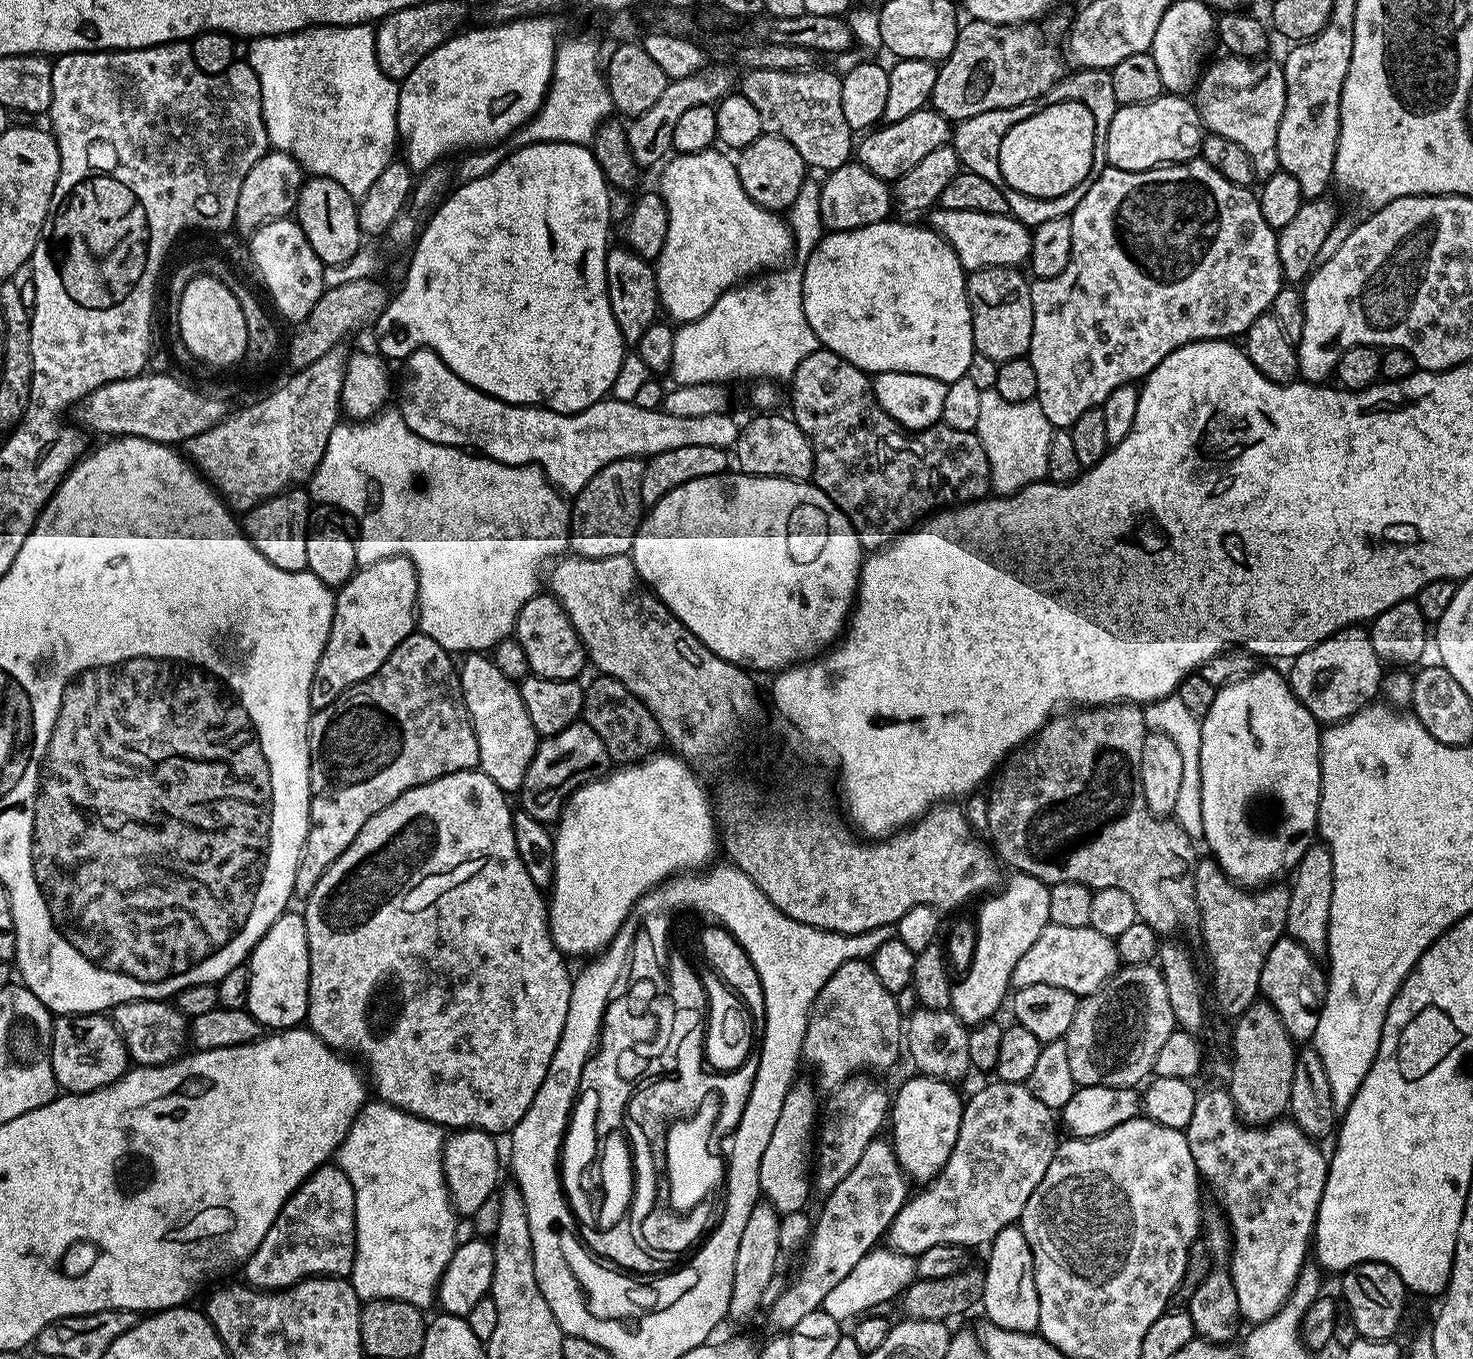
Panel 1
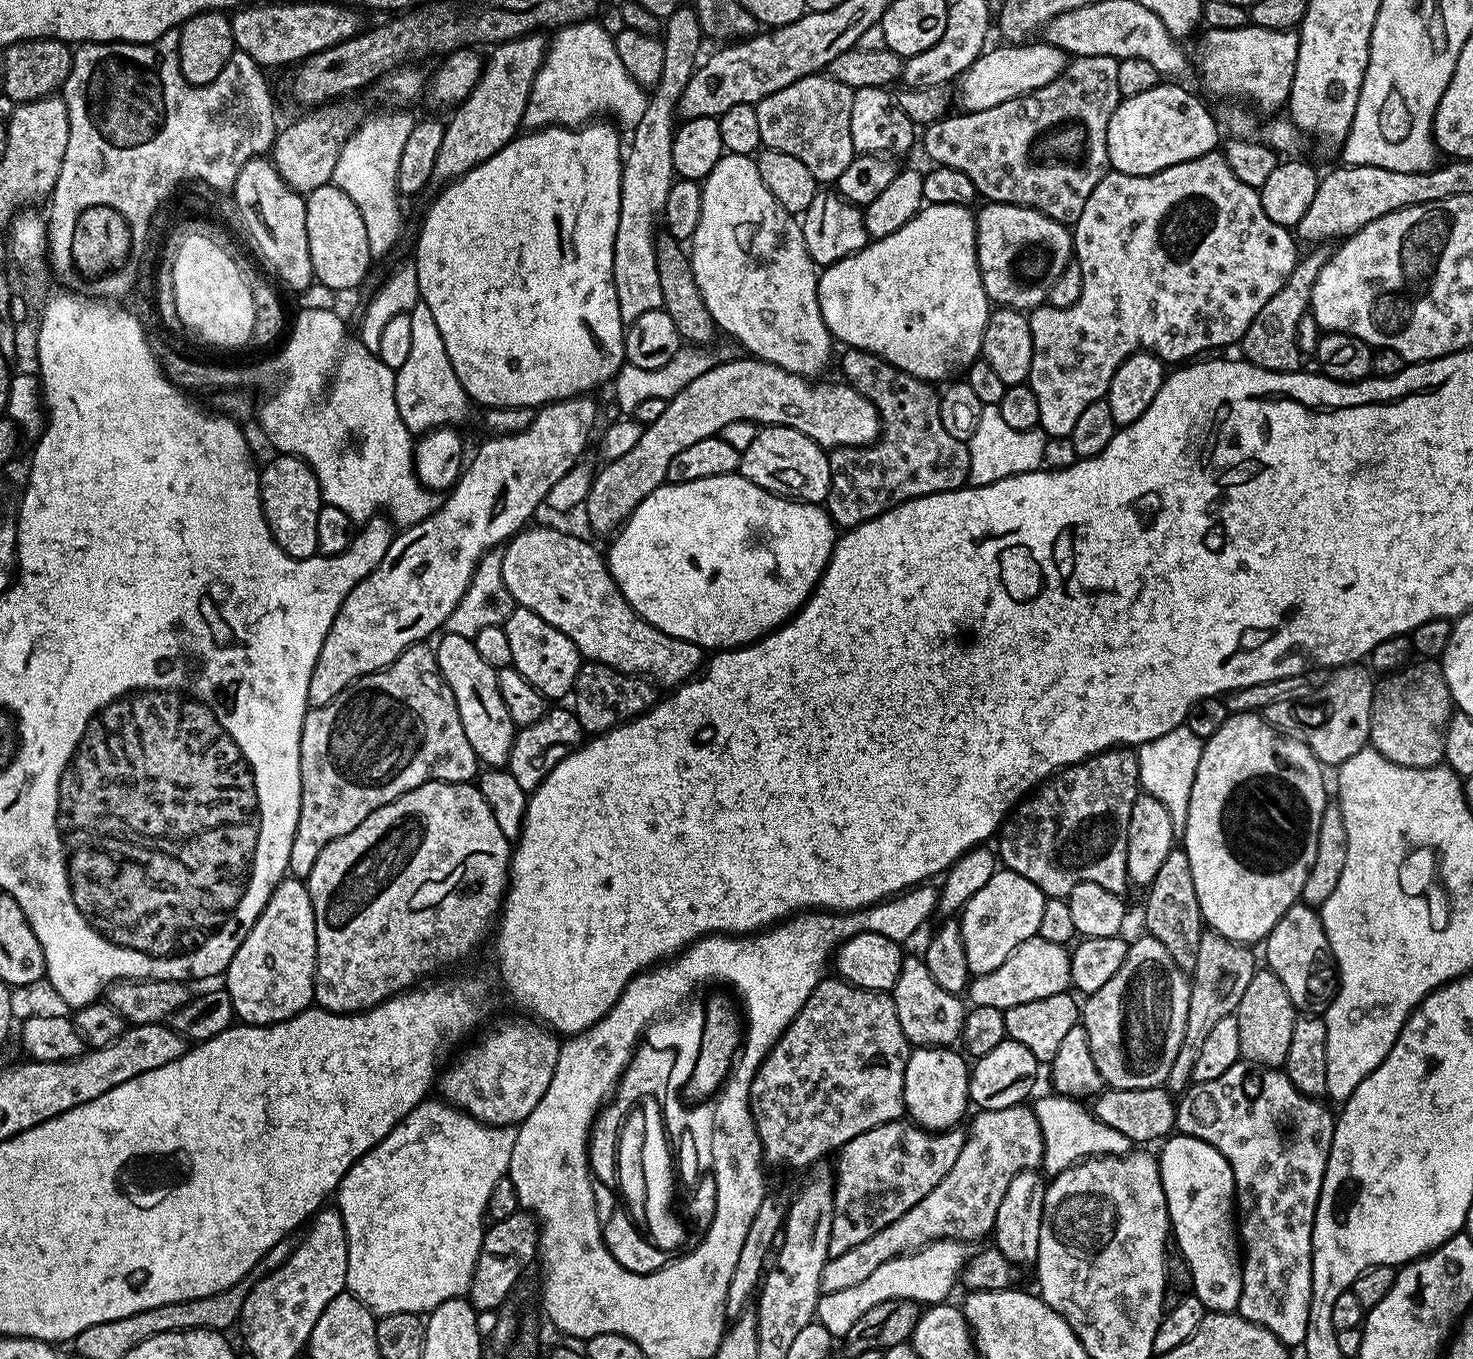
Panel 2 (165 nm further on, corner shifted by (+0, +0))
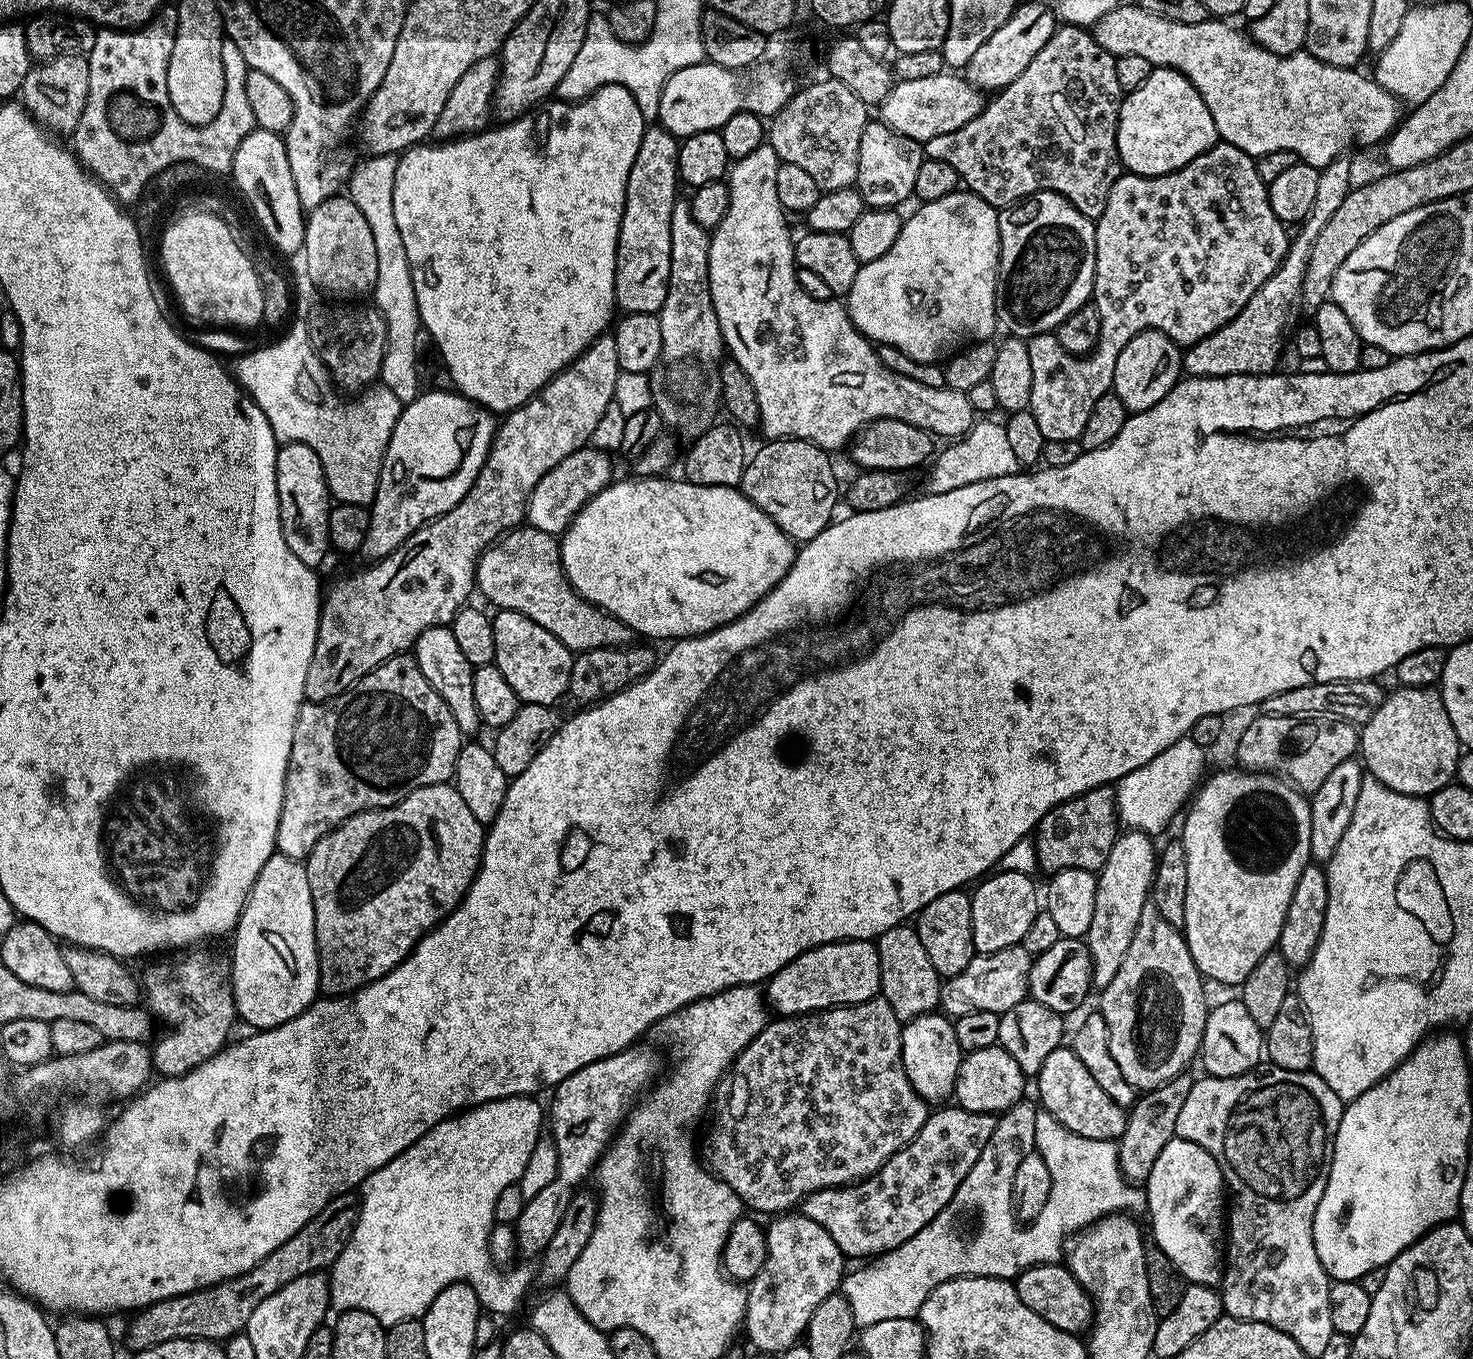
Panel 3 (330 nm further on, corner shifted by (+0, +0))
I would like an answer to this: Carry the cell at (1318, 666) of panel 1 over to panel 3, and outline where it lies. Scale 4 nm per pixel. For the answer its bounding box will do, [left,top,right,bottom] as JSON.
[1235,716,1358,794]

